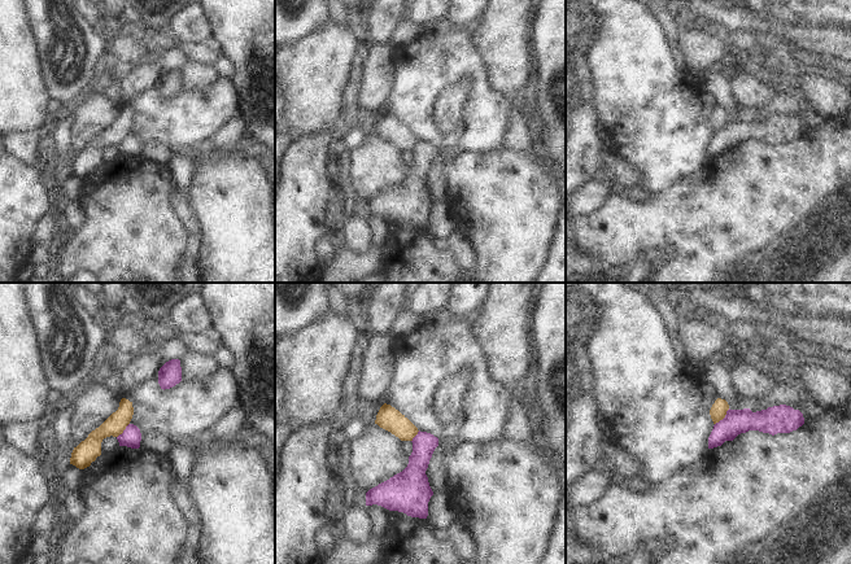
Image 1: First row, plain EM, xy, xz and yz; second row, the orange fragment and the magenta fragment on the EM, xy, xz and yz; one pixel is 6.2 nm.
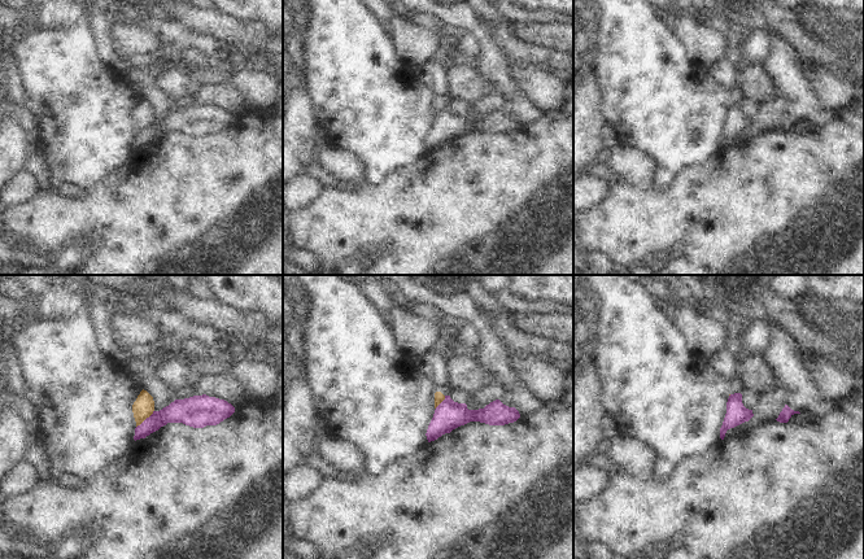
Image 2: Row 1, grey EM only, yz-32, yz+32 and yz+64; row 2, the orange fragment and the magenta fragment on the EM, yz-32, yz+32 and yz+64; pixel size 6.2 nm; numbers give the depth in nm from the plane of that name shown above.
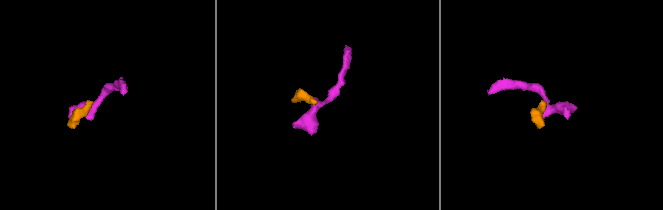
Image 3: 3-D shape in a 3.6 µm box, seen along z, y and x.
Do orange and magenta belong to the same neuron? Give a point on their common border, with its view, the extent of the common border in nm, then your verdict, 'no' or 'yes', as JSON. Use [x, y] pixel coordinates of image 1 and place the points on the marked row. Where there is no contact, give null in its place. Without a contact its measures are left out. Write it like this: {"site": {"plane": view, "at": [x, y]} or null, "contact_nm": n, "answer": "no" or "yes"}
{"site": {"plane": "yz", "at": [723, 418]}, "contact_nm": 140, "answer": "no"}

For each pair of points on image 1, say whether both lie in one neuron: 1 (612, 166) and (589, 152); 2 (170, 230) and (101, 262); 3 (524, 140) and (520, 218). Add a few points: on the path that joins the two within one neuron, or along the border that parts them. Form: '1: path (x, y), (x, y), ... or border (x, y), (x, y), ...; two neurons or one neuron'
1: border (605, 153), (599, 165); two neurons
2: path (153, 237), (131, 239), (118, 245); one neuron
3: border (505, 147), (513, 151), (532, 153), (546, 173); two neurons

